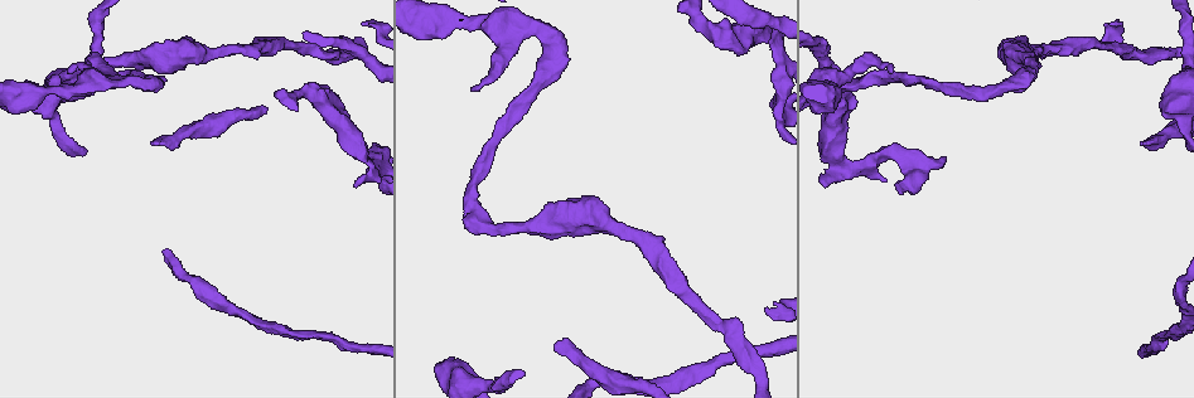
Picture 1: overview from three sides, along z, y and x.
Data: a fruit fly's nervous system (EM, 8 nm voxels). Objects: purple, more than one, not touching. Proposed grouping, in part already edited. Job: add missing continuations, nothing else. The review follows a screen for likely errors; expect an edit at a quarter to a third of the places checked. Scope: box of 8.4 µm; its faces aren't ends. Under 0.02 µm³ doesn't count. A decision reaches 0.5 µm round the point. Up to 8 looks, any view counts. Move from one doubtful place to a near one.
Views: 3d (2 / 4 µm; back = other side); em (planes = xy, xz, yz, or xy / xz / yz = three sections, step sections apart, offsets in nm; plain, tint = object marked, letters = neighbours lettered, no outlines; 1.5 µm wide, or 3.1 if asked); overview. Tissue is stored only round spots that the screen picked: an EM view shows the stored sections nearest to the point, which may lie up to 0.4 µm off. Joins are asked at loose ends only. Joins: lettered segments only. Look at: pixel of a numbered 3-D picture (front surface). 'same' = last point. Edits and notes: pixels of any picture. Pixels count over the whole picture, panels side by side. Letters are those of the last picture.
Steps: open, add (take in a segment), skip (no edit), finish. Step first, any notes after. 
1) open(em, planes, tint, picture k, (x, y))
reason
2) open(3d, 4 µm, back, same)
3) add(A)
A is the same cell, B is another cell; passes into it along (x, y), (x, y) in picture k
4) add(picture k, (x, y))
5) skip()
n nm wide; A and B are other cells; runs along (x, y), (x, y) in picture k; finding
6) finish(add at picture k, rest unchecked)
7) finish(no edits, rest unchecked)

open(3d, 2 µm, back, picture 1, (560, 340))
an open end

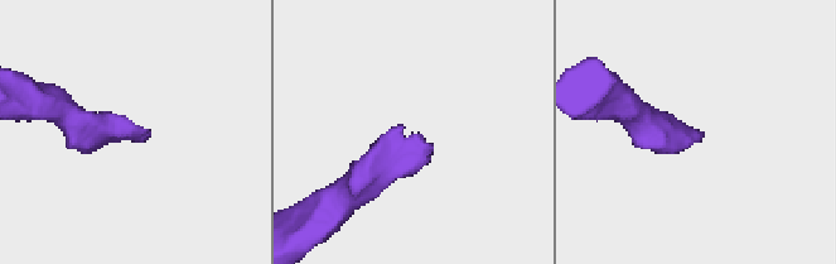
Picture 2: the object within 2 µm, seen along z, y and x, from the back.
open(em, xy, step 8, letters, picture 2, (694, 137))
shape alone is not enough

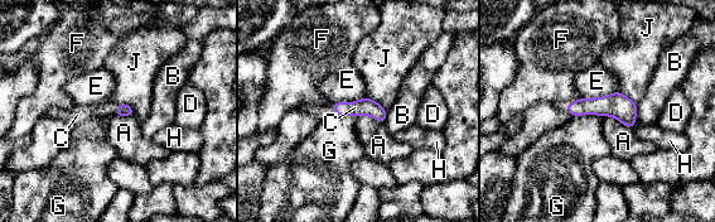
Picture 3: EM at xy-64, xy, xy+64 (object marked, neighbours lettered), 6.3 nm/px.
open(em, planes, letters, same)
another direction

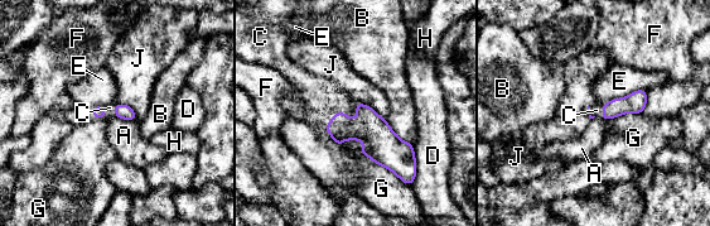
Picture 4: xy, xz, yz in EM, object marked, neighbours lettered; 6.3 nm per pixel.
add(C)
C is the same cell, A, B, D, E, F, G, H and J are other cells; passes into it along (377, 136), (346, 115), (312, 96) in picture 4; it goes on there

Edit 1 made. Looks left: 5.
open(3d, 2 µm, back, picture 1, (472, 88))
free end

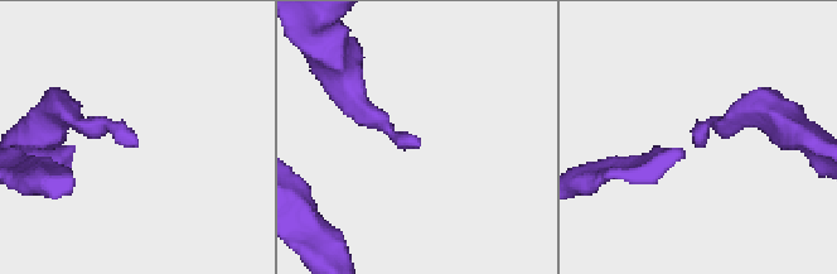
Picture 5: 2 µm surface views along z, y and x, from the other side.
open(em, planes, letters, picture 5, (417, 142))

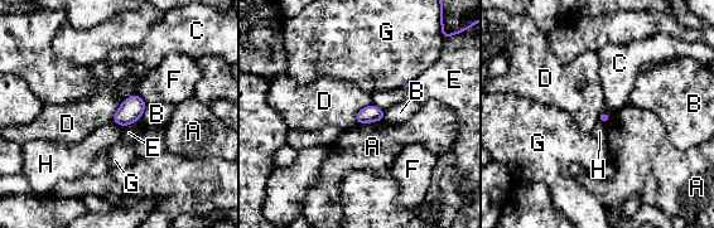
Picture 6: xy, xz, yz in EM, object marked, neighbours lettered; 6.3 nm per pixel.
skip()
A, B, C, D, E, F, G and H are other cells; border along (135, 93), (121, 103), (111, 120) in picture 6; none of them fits

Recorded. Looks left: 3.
open(em, planes, tint, picture 1, (353, 185))
free end

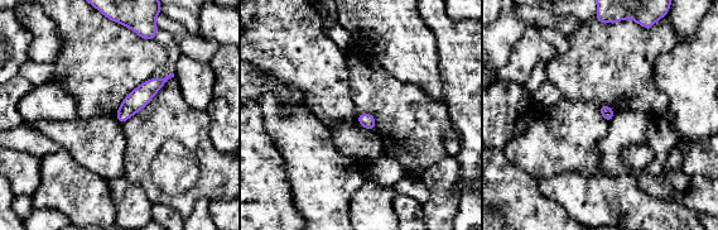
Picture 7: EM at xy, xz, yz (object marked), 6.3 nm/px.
open(em, planes, letters, same)
what lies round it

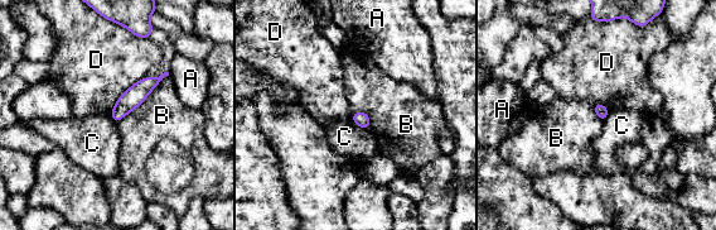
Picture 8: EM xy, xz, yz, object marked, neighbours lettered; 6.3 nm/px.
skip()
B touches over 460 nm; A, B, C and D are other cells; border along (169, 75), (140, 104), (116, 123) in picture 8; no lettered segment goes on from it

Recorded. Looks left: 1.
finish(add at picture 4, rest unchecked)

